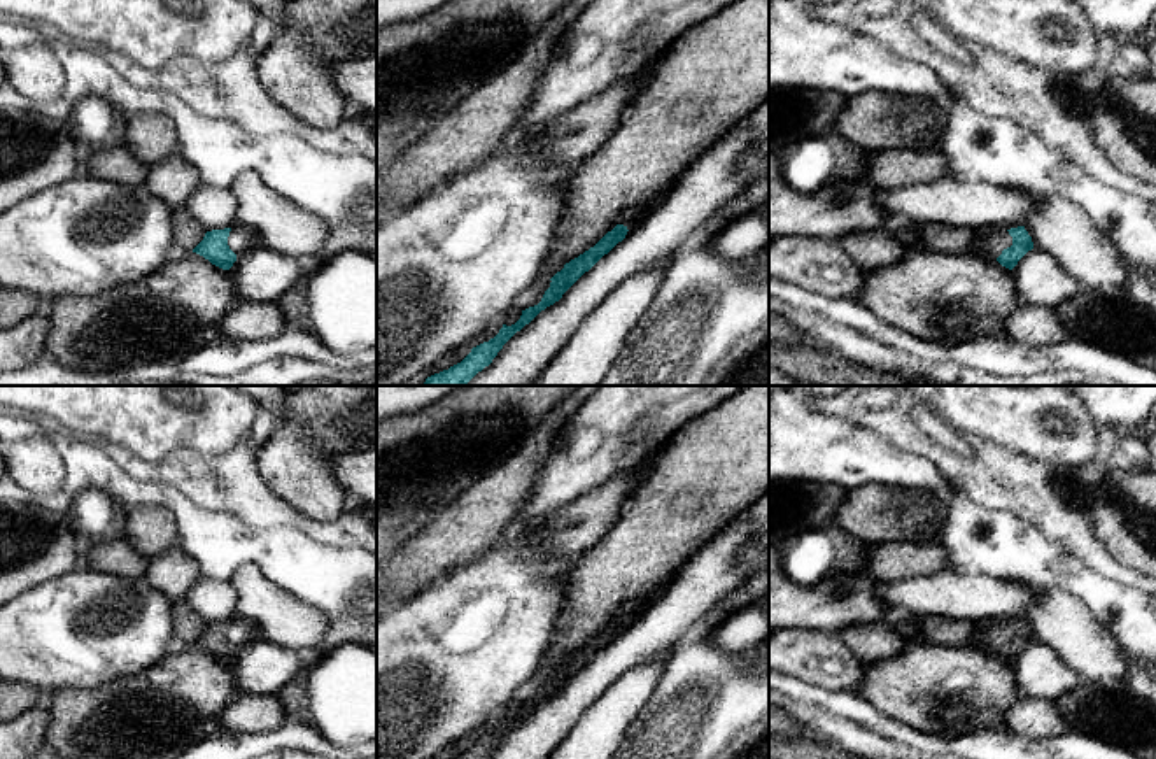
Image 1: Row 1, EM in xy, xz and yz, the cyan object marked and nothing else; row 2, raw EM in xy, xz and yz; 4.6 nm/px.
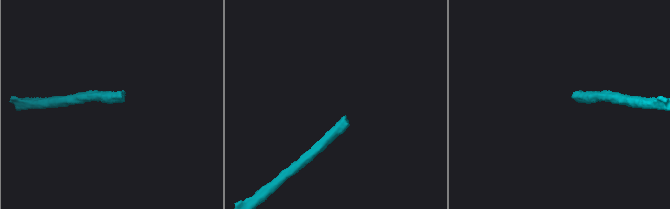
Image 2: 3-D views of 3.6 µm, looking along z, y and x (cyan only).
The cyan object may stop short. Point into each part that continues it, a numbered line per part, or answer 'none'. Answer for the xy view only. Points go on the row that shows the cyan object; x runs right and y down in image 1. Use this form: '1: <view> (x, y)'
1: xy (239, 241)

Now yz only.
1: yz (992, 242)

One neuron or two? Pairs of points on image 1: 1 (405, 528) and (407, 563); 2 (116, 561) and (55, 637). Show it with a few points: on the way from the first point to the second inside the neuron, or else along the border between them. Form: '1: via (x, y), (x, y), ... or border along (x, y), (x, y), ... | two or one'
1: border along (435, 516), (394, 554) | two
2: border along (86, 567), (144, 577) | two

